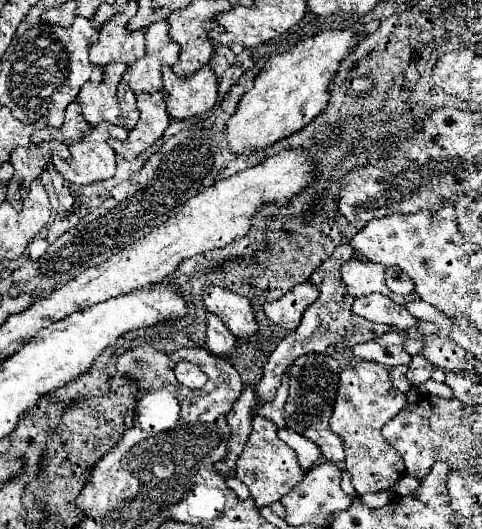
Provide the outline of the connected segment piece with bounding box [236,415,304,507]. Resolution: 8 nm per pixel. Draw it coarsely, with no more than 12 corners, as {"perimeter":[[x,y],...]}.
{"perimeter":[[256,415],[236,475],[257,507],[278,501],[304,471],[278,427]]}

